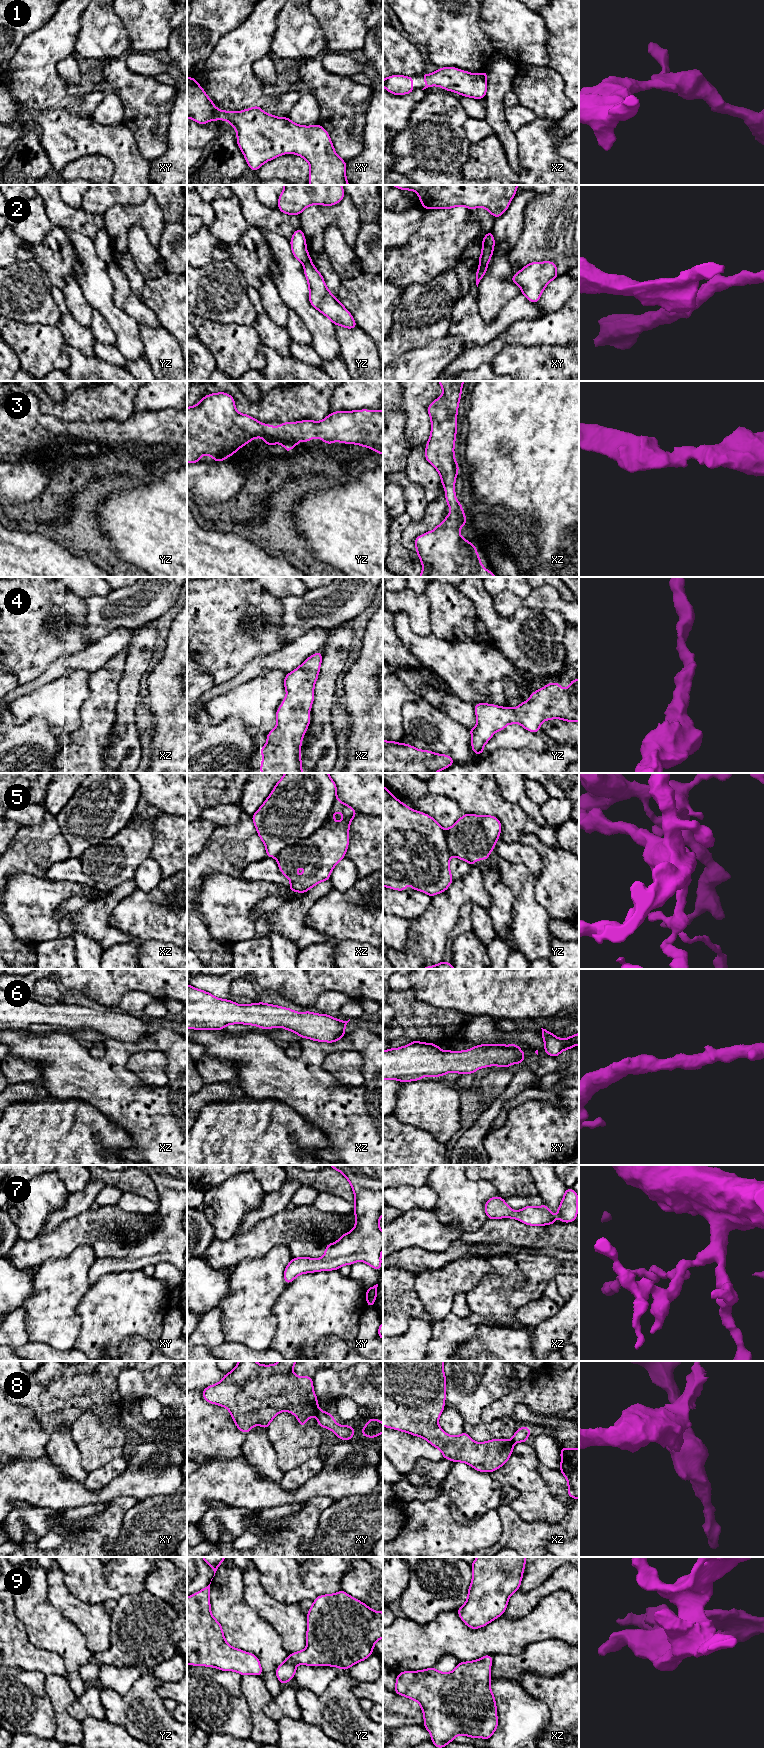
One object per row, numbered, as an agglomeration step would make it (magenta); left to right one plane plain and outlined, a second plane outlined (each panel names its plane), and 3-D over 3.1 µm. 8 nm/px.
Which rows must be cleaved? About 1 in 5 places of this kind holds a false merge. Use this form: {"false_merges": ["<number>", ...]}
{"false_merges": ["2", "5", "8"]}

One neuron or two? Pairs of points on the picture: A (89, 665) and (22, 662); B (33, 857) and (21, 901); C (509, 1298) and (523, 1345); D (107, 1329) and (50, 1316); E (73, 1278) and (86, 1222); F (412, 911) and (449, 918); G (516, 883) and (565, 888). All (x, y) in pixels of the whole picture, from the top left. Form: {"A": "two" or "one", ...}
{"A": "two", "B": "two", "C": "two", "D": "two", "E": "two", "F": "two", "G": "two"}

